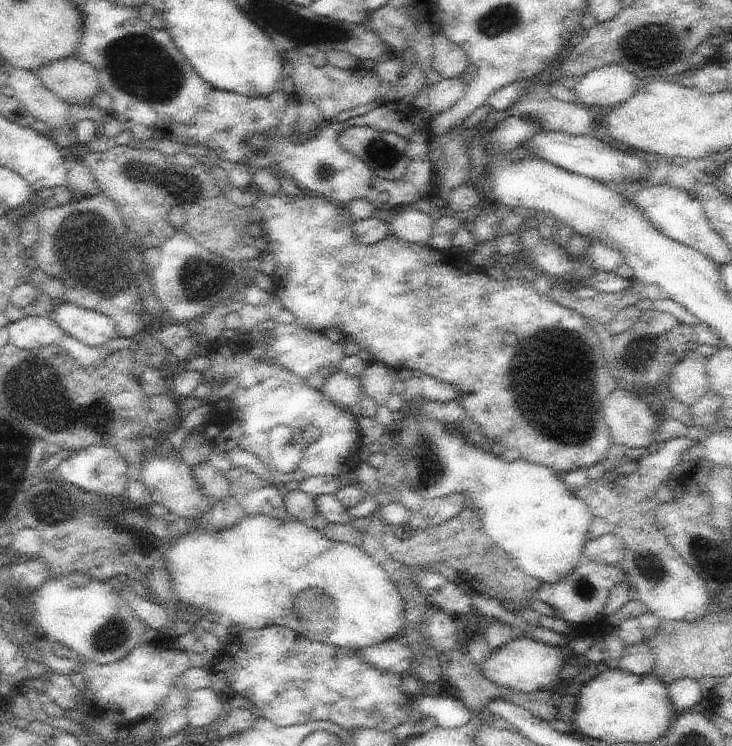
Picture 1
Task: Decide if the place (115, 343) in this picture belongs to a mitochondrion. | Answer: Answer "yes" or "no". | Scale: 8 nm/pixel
no

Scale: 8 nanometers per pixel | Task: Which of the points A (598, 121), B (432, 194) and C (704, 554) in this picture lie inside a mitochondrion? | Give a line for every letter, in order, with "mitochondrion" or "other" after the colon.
A: other
B: other
C: mitochondrion

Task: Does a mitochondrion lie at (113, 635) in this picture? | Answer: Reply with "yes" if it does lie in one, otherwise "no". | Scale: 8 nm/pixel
yes

